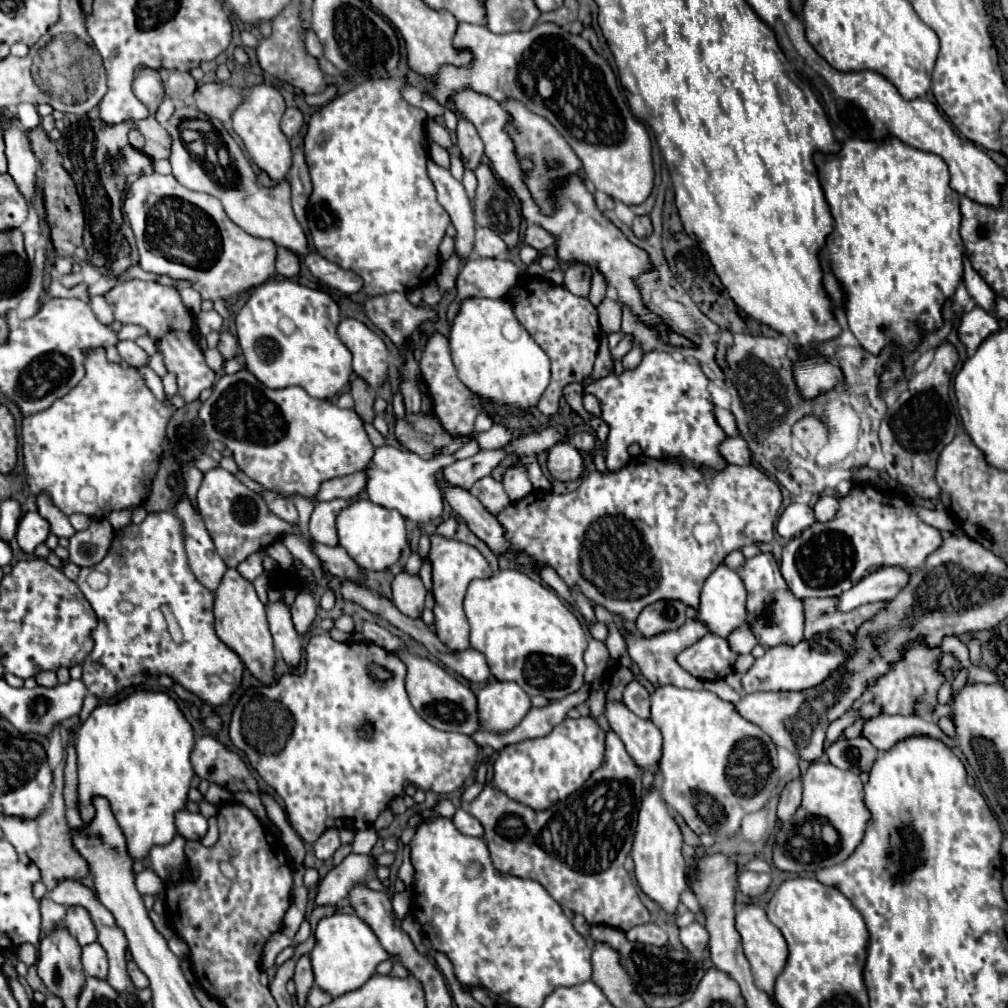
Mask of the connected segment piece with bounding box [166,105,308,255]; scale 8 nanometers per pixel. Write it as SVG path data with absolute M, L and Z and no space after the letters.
M182 105L182 107L176 107L172 119L168 121L168 135L172 139L172 151L170 151L170 163L172 163L172 175L184 185L188 187L190 191L200 191L200 193L208 193L208 195L214 195L216 199L220 199L226 215L236 223L240 225L244 231L248 231L250 235L254 237L262 237L262 239L272 239L276 245L280 247L286 247L298 255L304 255L304 251L308 251L308 245L306 245L306 235L300 227L300 223L296 221L294 213L292 213L292 205L290 205L290 183L286 179L282 179L276 187L262 187L248 163L248 159L244 157L242 149L238 147L238 143L232 139L232 135L222 127L222 123L214 121L214 127L222 133L222 139L226 143L226 149L230 153L230 165L228 167L206 167L204 161L198 161L194 159L180 133L178 133L178 123L182 119L208 119L202 111L190 107L190 105Z

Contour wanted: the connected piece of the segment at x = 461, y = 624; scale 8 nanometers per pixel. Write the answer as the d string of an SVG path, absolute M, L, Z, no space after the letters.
M430 535L432 541L432 549L430 549L430 561L432 561L432 593L436 599L434 605L434 629L438 639L450 649L450 651L464 651L470 647L468 643L468 621L462 609L462 601L466 595L466 587L470 585L472 579L484 579L492 575L492 569L488 565L488 561L480 555L480 551L476 551L474 547L468 547L466 543L454 541L454 539L444 539L444 537L436 537Z

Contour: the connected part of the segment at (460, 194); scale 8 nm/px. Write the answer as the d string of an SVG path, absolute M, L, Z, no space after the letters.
M428 159L428 177L438 193L438 201L448 211L454 227L456 227L456 253L462 259L468 259L472 253L472 239L474 239L474 217L470 201L464 193L464 187L460 181L456 181L448 169L436 165L432 159Z

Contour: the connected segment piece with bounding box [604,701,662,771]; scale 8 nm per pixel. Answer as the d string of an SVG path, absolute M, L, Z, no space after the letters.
M606 701L604 715L610 729L622 739L632 759L640 763L640 767L656 771L662 747L660 729L650 719L640 719L634 715L622 701Z

